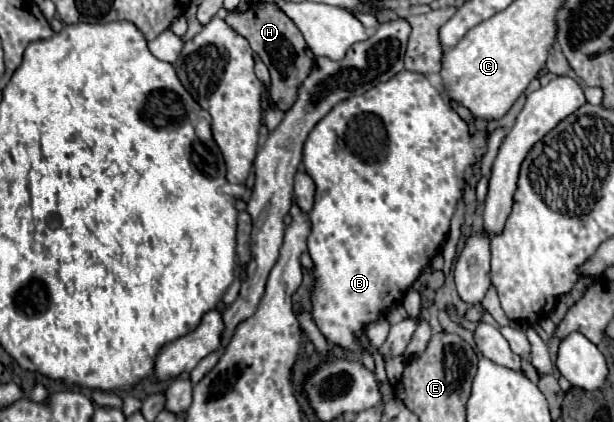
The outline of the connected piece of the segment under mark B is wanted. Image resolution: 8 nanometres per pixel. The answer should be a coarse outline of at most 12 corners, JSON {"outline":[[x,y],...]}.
{"outline":[[415,72],[307,136],[313,318],[345,350],[447,240],[487,134]]}

